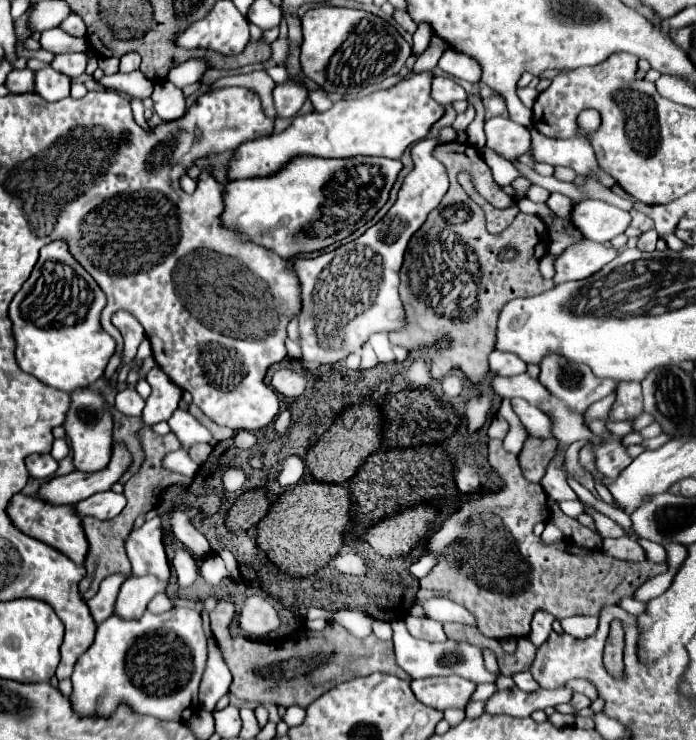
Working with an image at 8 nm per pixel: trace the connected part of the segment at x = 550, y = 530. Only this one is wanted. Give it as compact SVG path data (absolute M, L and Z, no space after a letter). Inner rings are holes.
M546 523L546 529L544 529L544 533L542 533L542 543L544 543L544 545L554 545L554 543L558 543L558 541L562 541L562 539L564 539L562 531L560 531L556 525Z

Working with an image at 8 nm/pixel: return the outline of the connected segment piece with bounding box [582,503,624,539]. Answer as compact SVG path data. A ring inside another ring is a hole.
M582 503L582 505L584 505L584 509L586 509L586 513L592 515L594 523L596 523L596 533L598 533L602 539L608 539L608 537L622 537L622 535L624 535L624 529L622 529L614 519L602 515L602 513L596 511L594 507L590 507L588 503Z

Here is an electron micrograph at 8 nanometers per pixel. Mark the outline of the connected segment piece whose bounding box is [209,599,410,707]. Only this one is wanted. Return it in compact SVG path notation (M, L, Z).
M221 599L218 601L216 609L209 614L209 619L212 634L221 652L224 653L224 661L234 677L234 681L230 685L230 693L234 693L240 699L254 701L260 705L274 703L274 705L284 705L284 707L290 707L290 705L308 707L310 701L324 695L330 689L330 685L334 687L346 679L356 677L356 671L350 669L350 665L354 665L354 661L358 661L358 677L380 671L380 673L398 675L398 677L410 681L410 677L404 675L404 671L396 665L394 649L392 647L386 649L386 645L380 643L374 635L370 635L366 639L354 639L340 625L328 625L326 631L322 631L322 633L304 631L300 635L297 633L292 635L292 639L277 640L277 643L242 636L235 638L229 631L235 614L235 605Z

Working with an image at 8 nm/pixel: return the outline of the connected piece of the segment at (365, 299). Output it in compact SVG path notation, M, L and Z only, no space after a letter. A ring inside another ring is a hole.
M426 137L412 147L414 169L406 175L396 203L362 237L314 259L294 259L302 283L300 347L304 361L338 363L350 353L360 351L372 333L390 333L404 329L406 311L398 295L400 269L410 237L424 225L428 213L438 207L448 191L448 175L442 163L432 157L438 139ZM320 279L320 289L316 281Z

